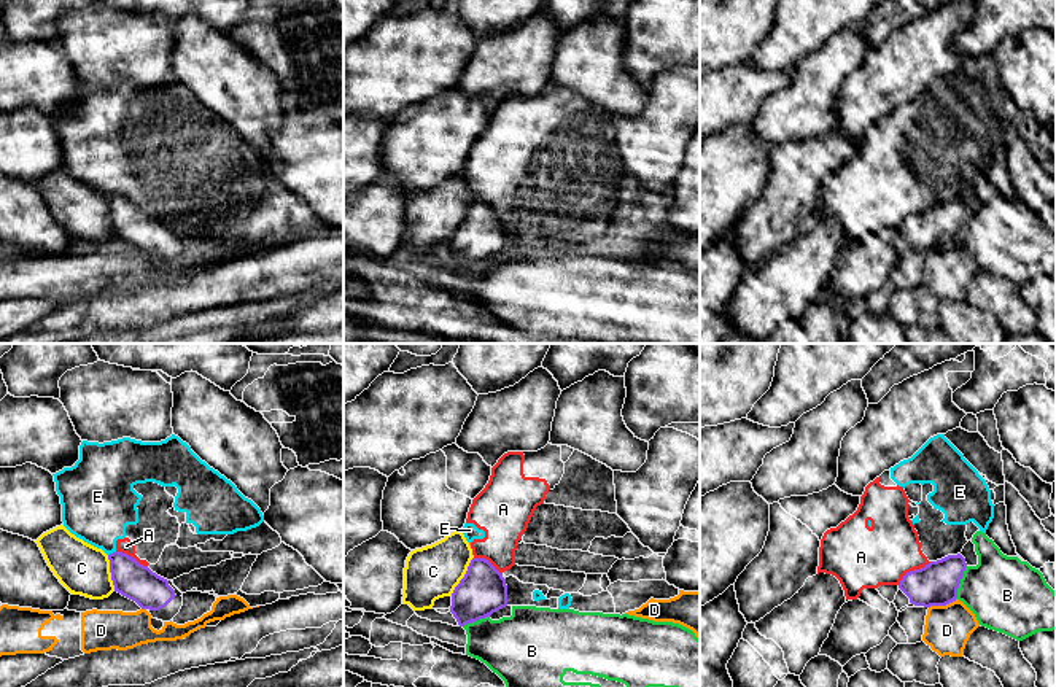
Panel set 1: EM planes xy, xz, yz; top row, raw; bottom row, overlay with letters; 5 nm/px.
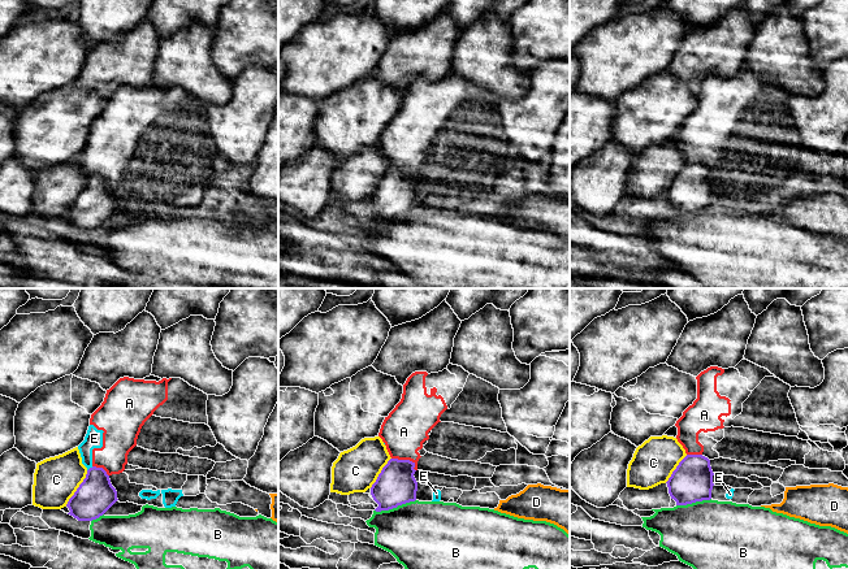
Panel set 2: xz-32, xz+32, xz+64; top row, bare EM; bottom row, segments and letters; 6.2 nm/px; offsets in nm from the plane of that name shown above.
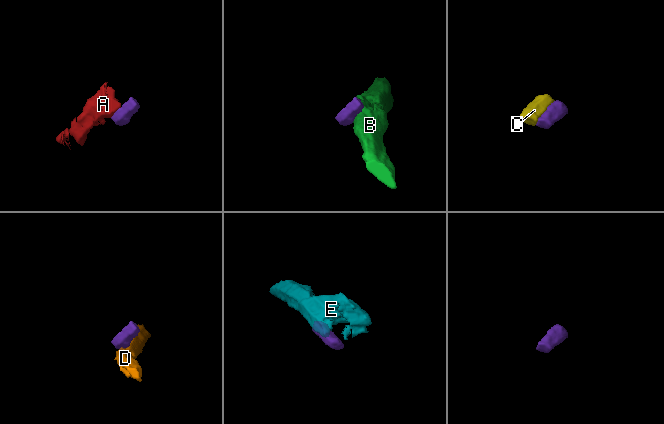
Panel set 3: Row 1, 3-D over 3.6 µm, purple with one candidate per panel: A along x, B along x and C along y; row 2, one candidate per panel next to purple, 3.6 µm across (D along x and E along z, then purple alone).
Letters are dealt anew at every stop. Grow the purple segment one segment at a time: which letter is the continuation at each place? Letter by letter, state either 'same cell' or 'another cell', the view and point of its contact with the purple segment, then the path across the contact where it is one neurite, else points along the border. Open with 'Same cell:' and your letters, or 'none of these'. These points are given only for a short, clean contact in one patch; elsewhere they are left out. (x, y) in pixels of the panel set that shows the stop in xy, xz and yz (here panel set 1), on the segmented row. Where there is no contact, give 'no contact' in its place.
Same cell: none of these
A: another cell | yz (915, 570) | along yz (931, 562), (910, 570), (897, 584)
B: another cell | yz (959, 582) | along yz (967, 566), (955, 598)
C: another cell | xz (465, 576)
D: another cell | yz (942, 605) | along yz (956, 600), (929, 608)
E: another cell | xy (113, 552) | along xy (115, 551), (108, 555)

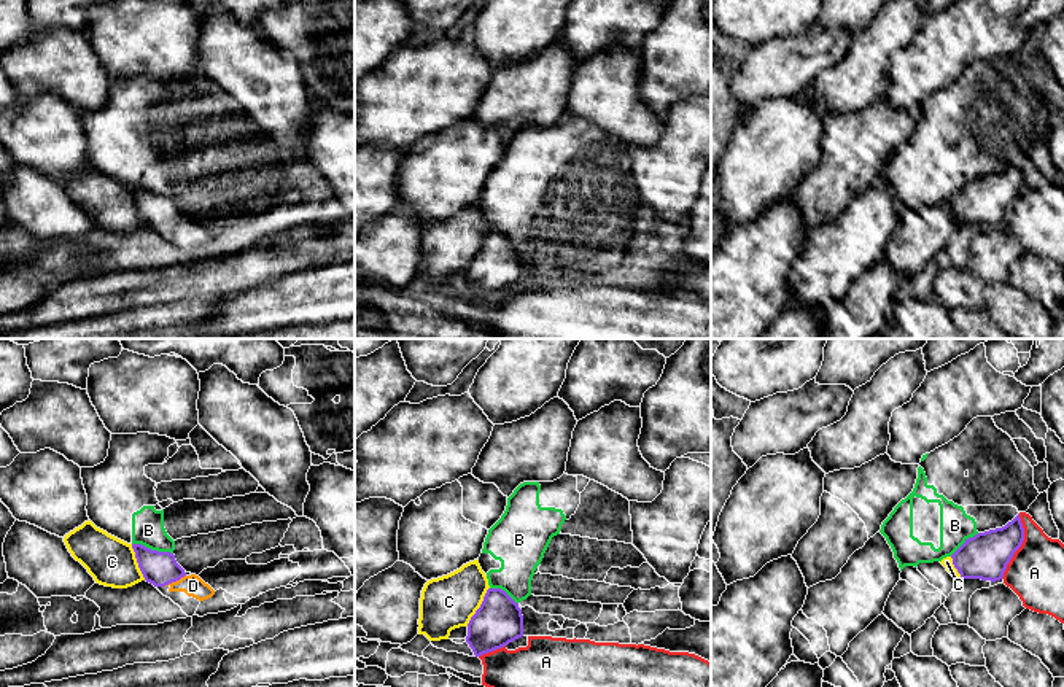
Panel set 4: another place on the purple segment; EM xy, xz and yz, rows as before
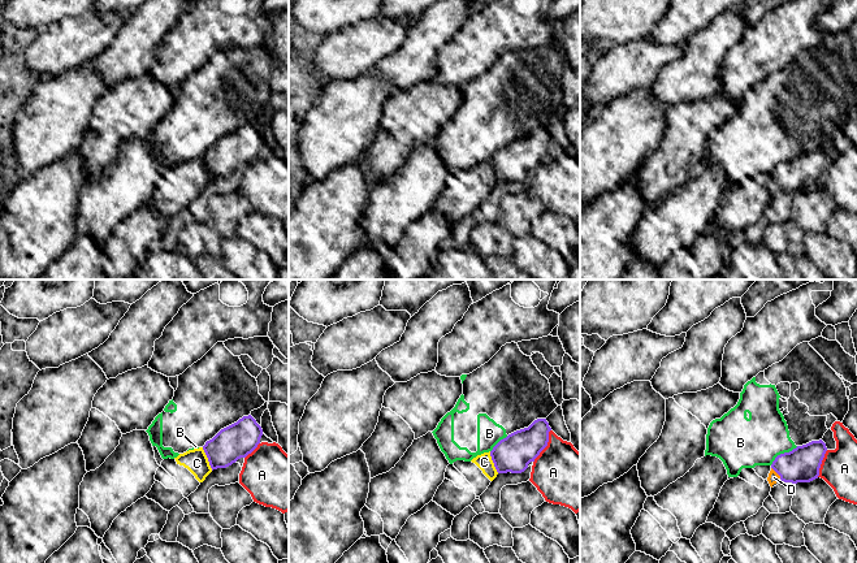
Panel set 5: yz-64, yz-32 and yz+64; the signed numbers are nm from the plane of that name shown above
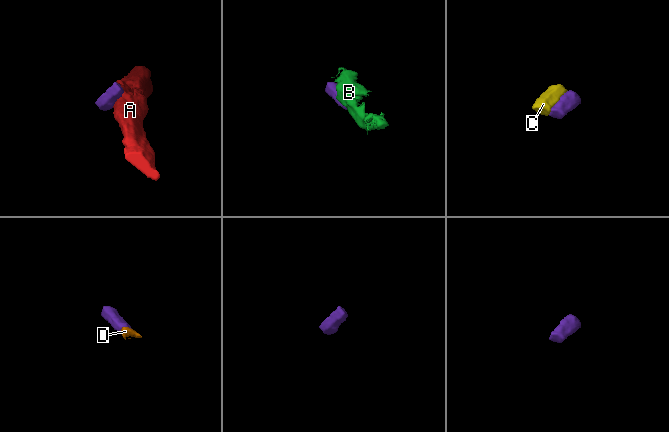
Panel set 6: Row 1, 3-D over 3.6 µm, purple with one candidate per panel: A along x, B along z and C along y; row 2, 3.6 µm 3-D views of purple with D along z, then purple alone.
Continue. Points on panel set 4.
Same cell: D
A: another cell | yz (1020, 546) | along yz (1020, 514), (1023, 543), (1001, 578)
B: another cell | xy (153, 551) | along xy (132, 543), (172, 554)
C: another cell | xz (481, 606)
D: same cell | xy (174, 581) | across xy (159, 568), (174, 581), (193, 586)

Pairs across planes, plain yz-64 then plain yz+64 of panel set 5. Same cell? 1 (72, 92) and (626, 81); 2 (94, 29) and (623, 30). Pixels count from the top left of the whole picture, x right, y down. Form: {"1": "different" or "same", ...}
{"1": "different", "2": "different"}

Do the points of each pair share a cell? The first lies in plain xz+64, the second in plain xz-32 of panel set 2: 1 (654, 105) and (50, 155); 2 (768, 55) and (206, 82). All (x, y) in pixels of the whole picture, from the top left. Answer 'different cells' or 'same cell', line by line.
1: same cell
2: same cell

